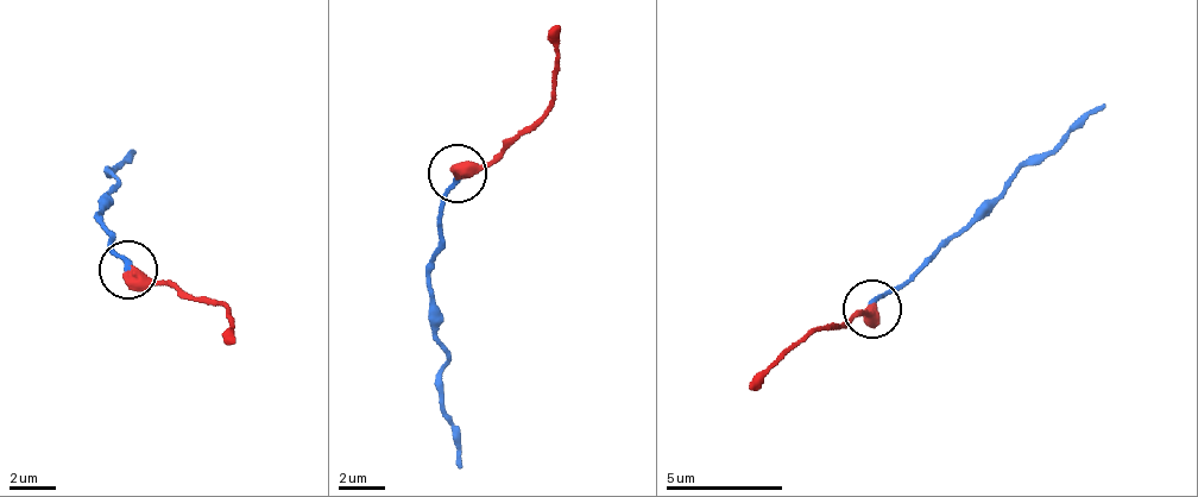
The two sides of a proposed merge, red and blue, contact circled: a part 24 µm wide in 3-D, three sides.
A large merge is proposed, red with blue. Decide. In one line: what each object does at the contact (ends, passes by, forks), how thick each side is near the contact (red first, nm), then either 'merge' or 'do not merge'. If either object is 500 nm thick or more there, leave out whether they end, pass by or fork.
600 nm thick on the red side, 240 nm on the other; merge

